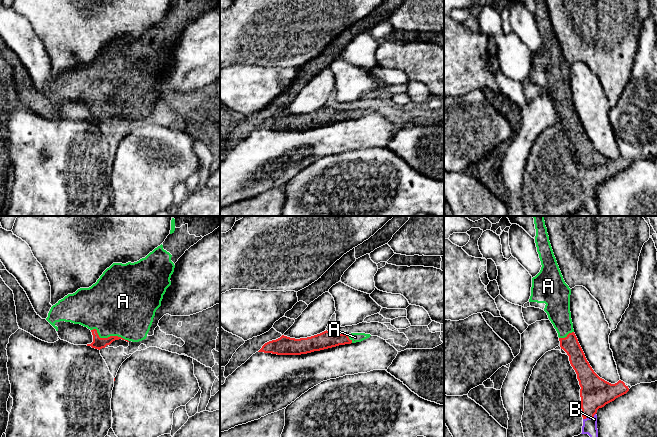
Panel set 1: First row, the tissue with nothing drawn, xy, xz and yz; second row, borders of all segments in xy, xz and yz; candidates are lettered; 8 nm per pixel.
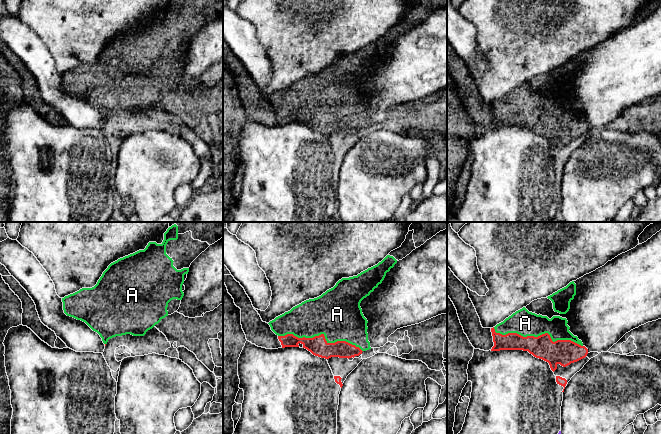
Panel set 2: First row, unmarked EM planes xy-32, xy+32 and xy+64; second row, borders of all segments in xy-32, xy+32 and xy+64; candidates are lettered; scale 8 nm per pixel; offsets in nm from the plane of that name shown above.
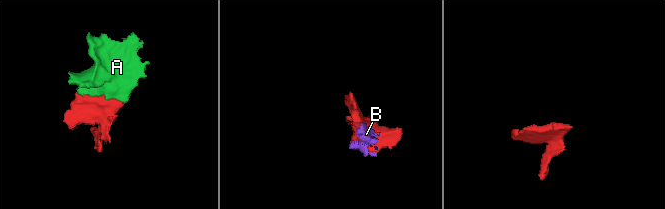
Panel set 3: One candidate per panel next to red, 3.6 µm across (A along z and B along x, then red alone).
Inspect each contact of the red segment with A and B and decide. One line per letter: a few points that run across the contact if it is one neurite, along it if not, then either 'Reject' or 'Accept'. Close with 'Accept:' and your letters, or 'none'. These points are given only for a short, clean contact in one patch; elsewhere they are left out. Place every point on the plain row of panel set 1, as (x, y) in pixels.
A: Accept
B: Accept
Accept: A, B

